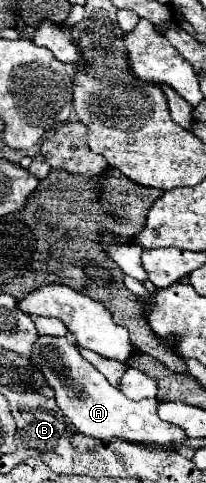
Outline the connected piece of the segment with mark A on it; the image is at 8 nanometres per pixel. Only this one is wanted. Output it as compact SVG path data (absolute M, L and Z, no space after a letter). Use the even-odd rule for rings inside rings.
M39 336L35 340L31 360L39 366L47 384L55 390L57 406L79 432L101 440L119 438L137 444L167 444L187 440L185 432L179 426L167 424L157 416L157 400L129 400L119 388L111 386L107 378L93 364L89 364L79 354L77 346L71 344L67 338Z

